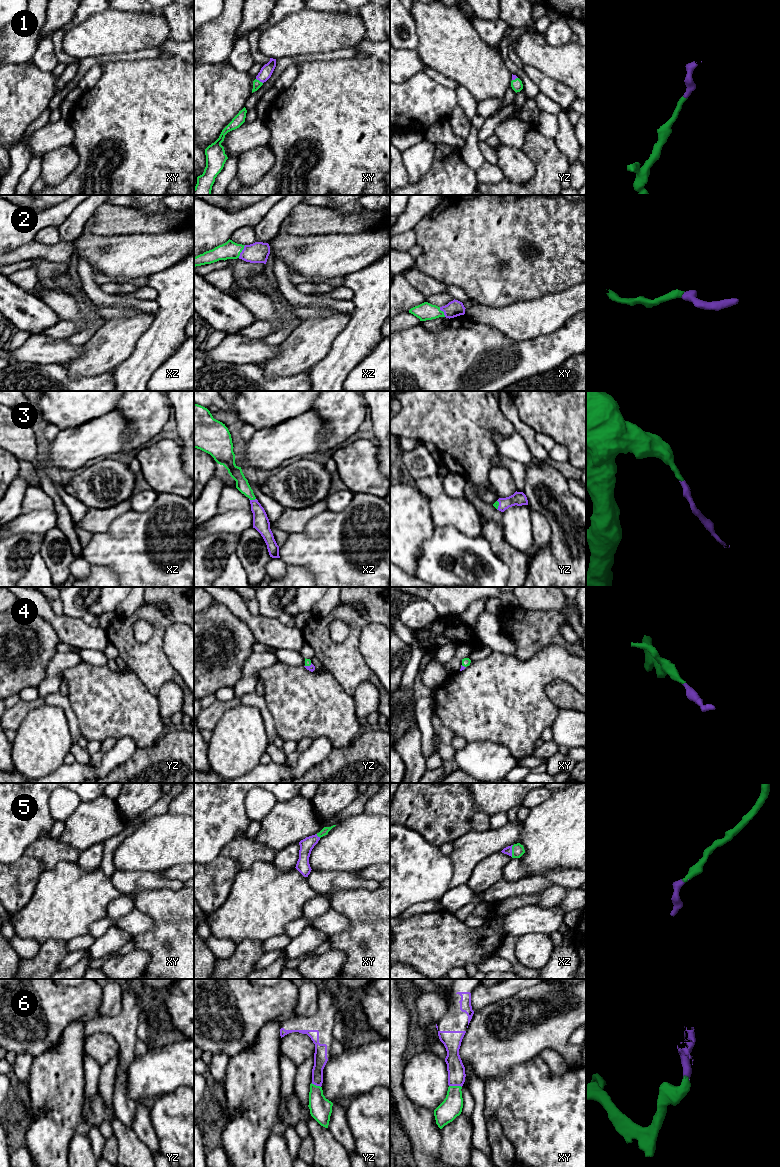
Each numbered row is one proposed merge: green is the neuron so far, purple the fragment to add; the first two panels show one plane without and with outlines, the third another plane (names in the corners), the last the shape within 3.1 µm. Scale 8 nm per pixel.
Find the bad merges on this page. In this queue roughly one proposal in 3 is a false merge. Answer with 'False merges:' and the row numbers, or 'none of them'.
False merges: none of them

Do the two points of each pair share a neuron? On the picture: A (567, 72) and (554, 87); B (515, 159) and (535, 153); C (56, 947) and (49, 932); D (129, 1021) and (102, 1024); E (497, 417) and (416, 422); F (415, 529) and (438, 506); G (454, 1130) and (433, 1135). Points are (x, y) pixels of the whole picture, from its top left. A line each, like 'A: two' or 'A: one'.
A: two
B: two
C: two
D: one
E: one
F: two
G: two

